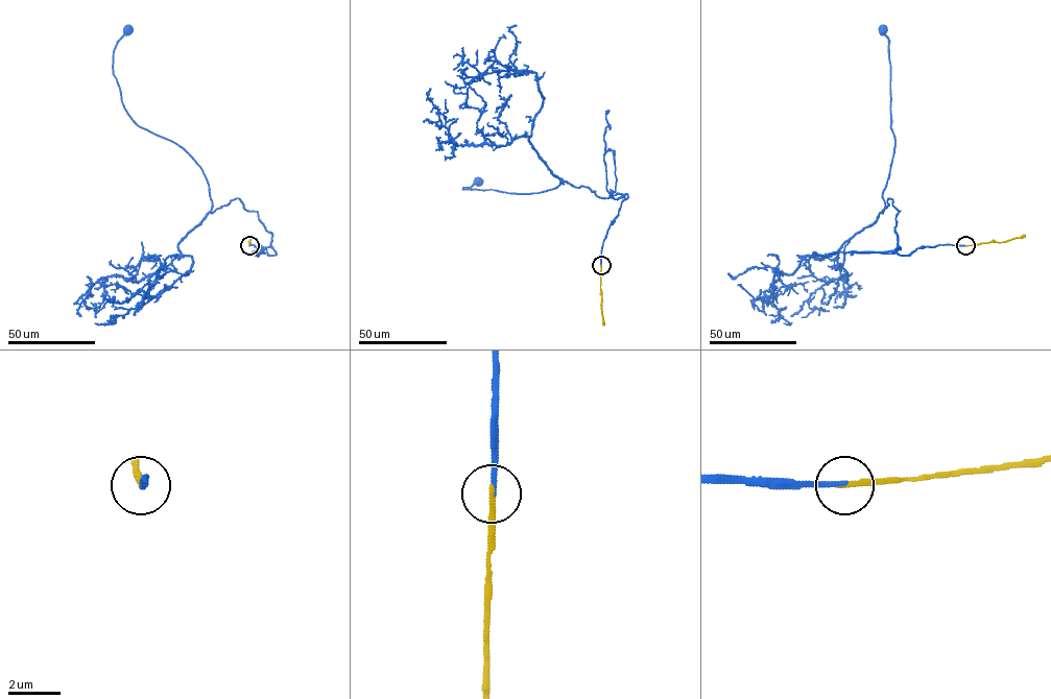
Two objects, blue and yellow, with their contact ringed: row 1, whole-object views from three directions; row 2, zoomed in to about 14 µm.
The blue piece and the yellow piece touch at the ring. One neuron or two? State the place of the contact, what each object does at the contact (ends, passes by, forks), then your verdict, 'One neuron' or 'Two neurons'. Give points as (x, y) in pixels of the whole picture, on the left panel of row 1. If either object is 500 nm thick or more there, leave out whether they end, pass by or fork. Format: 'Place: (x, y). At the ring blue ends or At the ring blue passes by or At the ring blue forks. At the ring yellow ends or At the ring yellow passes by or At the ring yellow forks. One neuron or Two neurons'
Place: (249, 245). At the ring blue ends. At the ring yellow ends. One neuron

